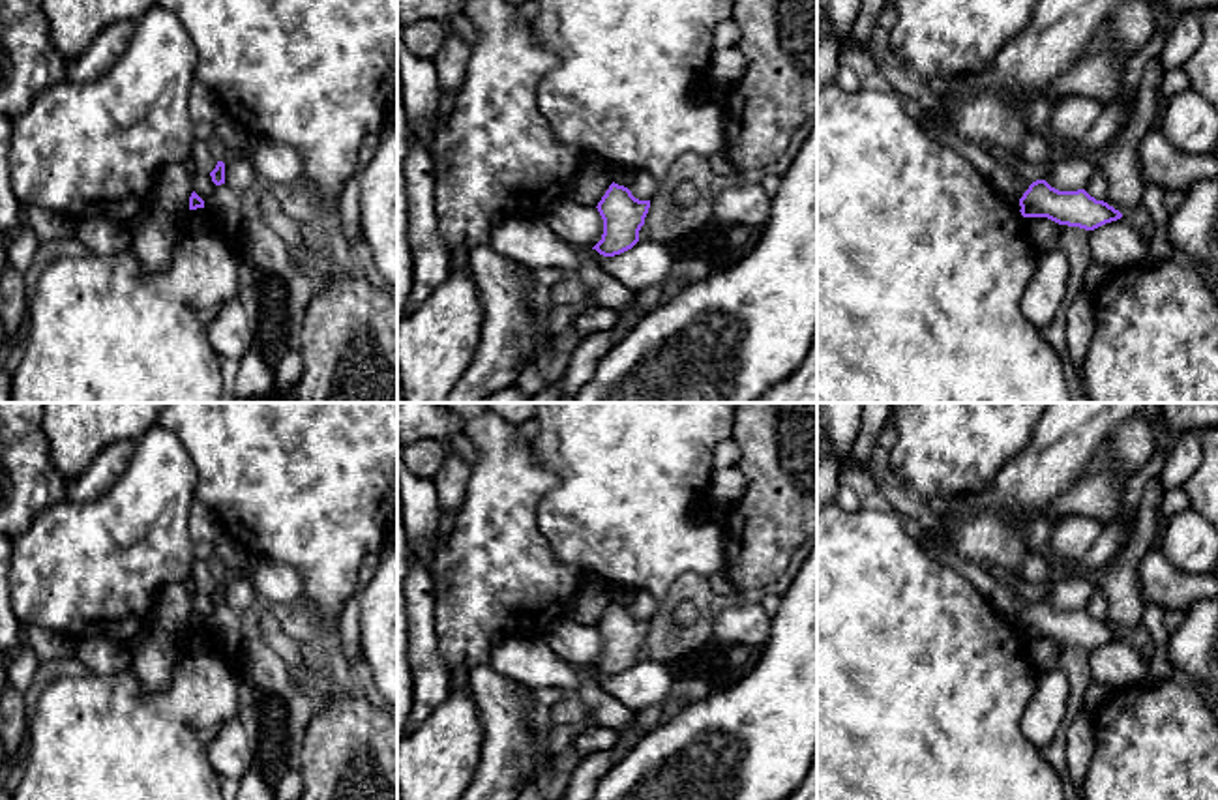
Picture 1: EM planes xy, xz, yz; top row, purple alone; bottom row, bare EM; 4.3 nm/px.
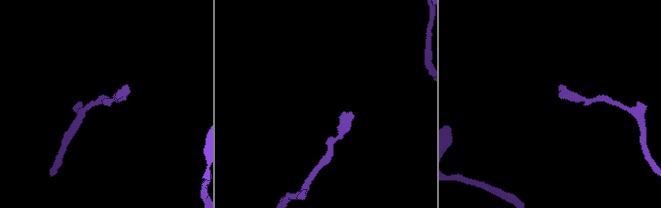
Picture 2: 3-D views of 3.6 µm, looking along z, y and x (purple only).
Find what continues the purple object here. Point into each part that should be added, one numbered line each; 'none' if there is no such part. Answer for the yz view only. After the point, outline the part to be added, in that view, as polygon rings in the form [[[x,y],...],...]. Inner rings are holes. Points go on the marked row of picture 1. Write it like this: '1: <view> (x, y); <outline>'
none

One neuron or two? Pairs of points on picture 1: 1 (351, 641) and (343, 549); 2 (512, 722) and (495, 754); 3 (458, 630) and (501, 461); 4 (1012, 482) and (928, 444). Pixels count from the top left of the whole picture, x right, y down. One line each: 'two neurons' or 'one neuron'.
1: two neurons
2: one neuron
3: one neuron
4: two neurons

